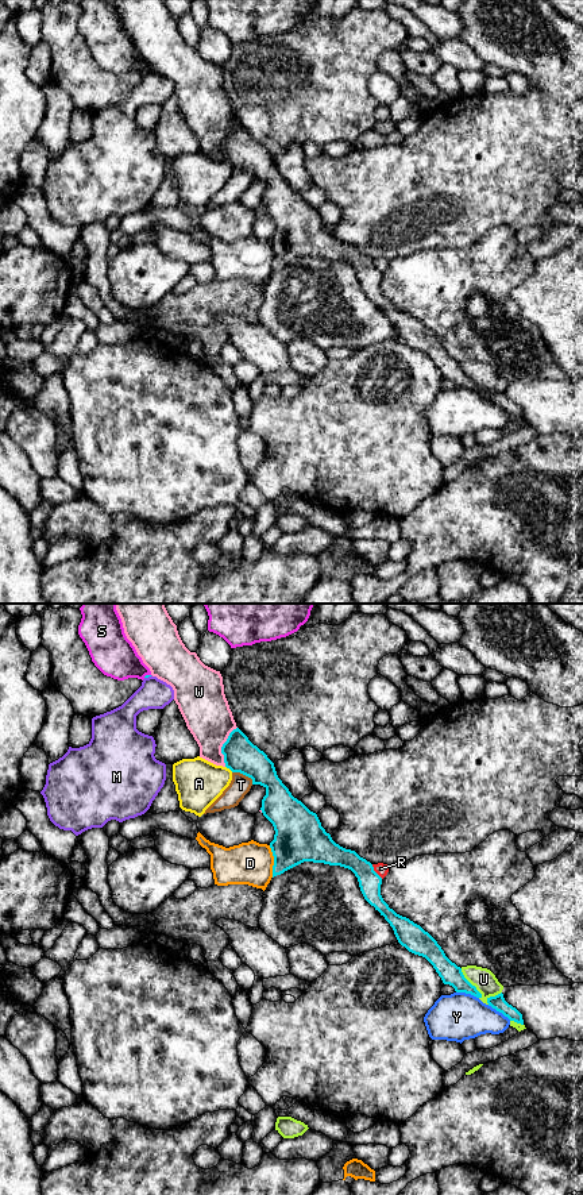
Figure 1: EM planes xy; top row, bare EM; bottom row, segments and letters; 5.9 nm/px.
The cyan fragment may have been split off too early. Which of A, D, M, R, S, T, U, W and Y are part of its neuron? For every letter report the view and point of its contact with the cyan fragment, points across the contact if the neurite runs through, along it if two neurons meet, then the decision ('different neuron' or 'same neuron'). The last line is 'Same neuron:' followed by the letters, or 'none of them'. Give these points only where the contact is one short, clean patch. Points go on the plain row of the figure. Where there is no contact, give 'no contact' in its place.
A: xy (230, 164) | different neuron
D: xy (274, 257) | along xy (269, 241), (273, 249), (273, 272) | different neuron
M: xy (147, 72) | different neuron
R: xy (374, 266) | different neuron
S: xy (146, 70) | different neuron
T: xy (244, 169) | along xy (232, 166), (247, 170), (253, 178) | different neuron
U: xy (470, 378) | different neuron
W: xy (221, 142) | different neuron
Y: xy (467, 388) | different neuron
Same neuron: none of them

